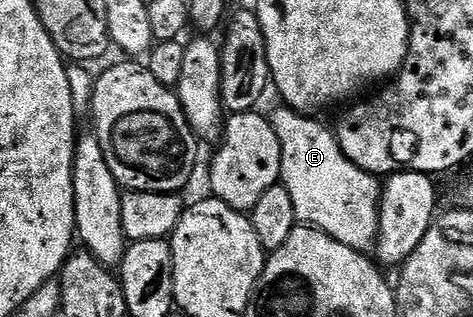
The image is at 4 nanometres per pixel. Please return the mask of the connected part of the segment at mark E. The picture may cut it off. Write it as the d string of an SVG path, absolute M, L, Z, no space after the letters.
M280 105L270 115L274 133L278 133L278 141L282 145L282 169L280 178L284 188L290 193L290 201L294 201L294 213L301 224L317 227L322 233L334 237L334 241L342 241L342 245L350 245L355 251L371 252L376 245L376 234L380 228L380 192L382 183L377 176L363 171L354 161L342 153L335 134L328 131L316 120L299 111L293 111L287 105Z

